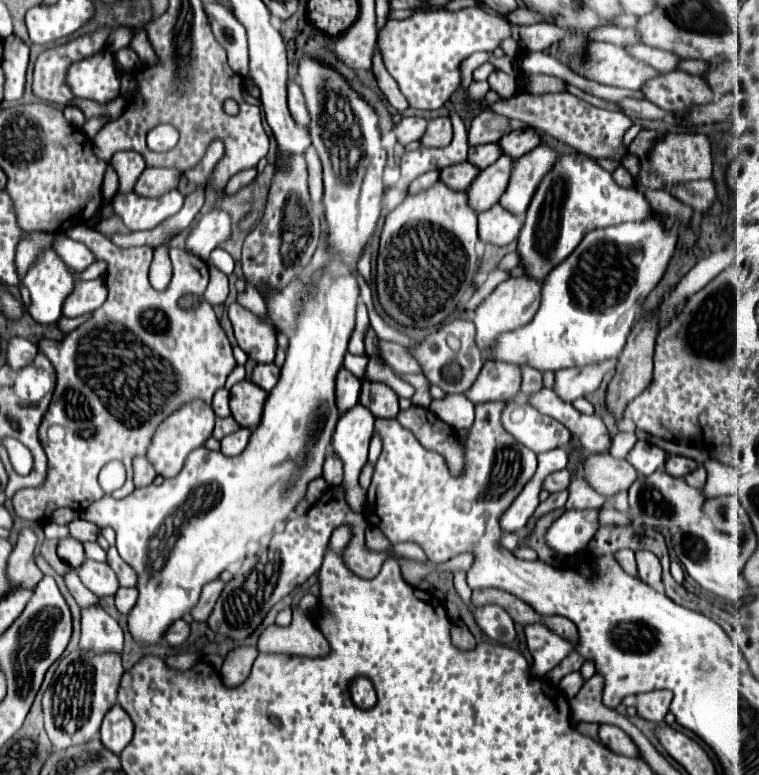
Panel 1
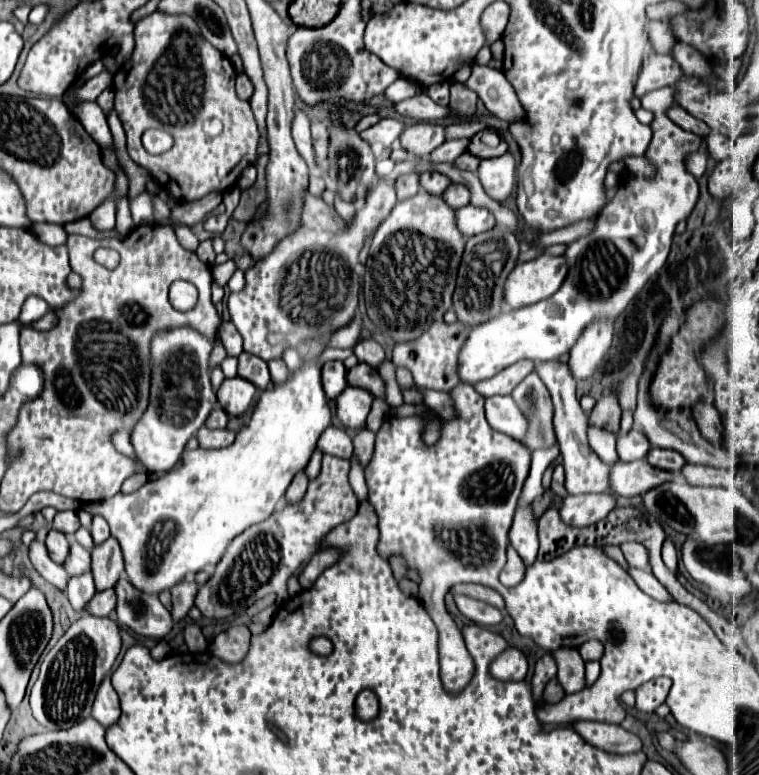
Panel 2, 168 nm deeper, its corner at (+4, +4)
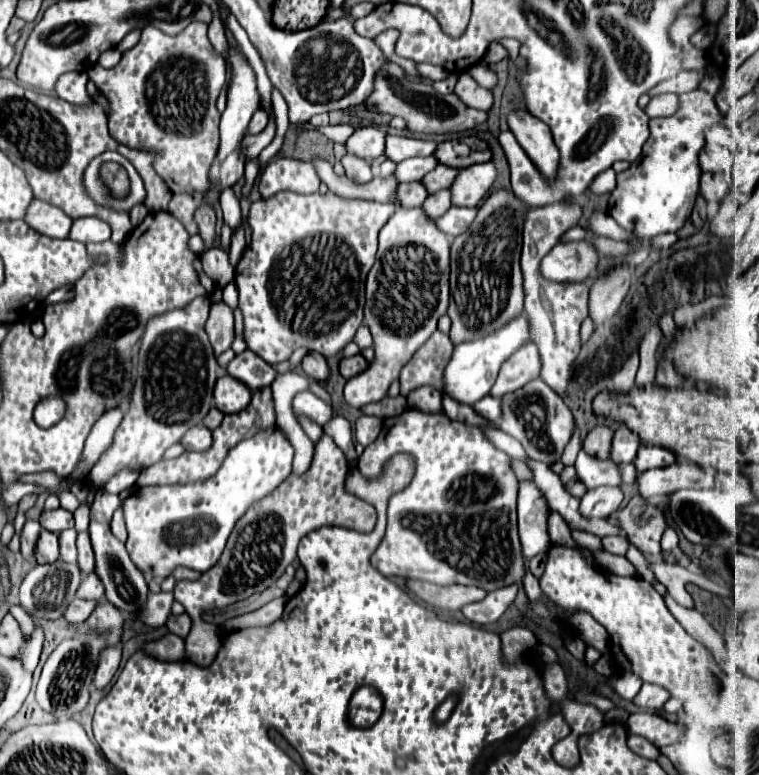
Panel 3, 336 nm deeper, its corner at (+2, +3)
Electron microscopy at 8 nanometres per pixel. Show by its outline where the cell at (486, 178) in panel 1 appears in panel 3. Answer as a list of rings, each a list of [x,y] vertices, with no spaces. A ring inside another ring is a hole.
[[[441,189],[433,195],[429,195],[427,201],[423,203],[425,213],[429,213],[429,217],[433,217],[433,219],[439,219],[451,205],[453,203],[451,203],[451,191],[449,189]]]

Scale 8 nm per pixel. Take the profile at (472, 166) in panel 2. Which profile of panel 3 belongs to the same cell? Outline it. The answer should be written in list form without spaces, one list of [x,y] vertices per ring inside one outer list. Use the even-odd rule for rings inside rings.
[[[437,165],[437,169],[433,169],[433,173],[427,173],[423,177],[423,183],[429,187],[429,193],[437,193],[439,189],[449,189],[453,185],[453,181],[457,179],[457,175],[459,175],[457,167]]]

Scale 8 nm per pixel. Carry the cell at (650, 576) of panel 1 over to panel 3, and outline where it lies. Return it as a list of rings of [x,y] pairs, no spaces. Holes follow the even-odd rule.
[[[609,535],[609,537],[603,537],[603,547],[613,555],[627,555],[629,541],[621,535]]]

